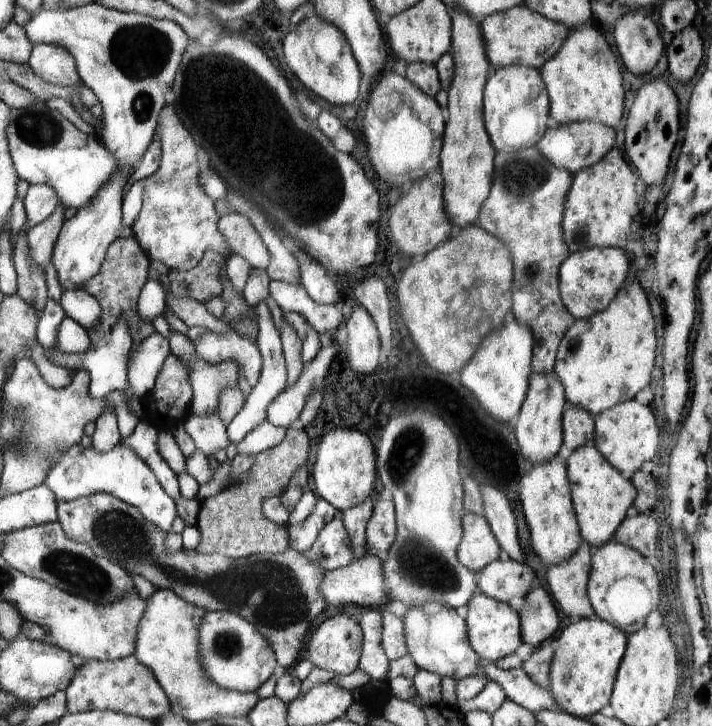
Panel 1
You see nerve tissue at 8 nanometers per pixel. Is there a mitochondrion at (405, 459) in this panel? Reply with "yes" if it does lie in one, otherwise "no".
yes

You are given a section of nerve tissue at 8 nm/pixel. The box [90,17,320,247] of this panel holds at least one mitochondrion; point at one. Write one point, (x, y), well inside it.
(142, 53)

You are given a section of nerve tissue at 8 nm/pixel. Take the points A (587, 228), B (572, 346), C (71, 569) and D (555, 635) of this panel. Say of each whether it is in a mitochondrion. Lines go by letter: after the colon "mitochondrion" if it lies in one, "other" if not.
A: other
B: other
C: mitochondrion
D: other

